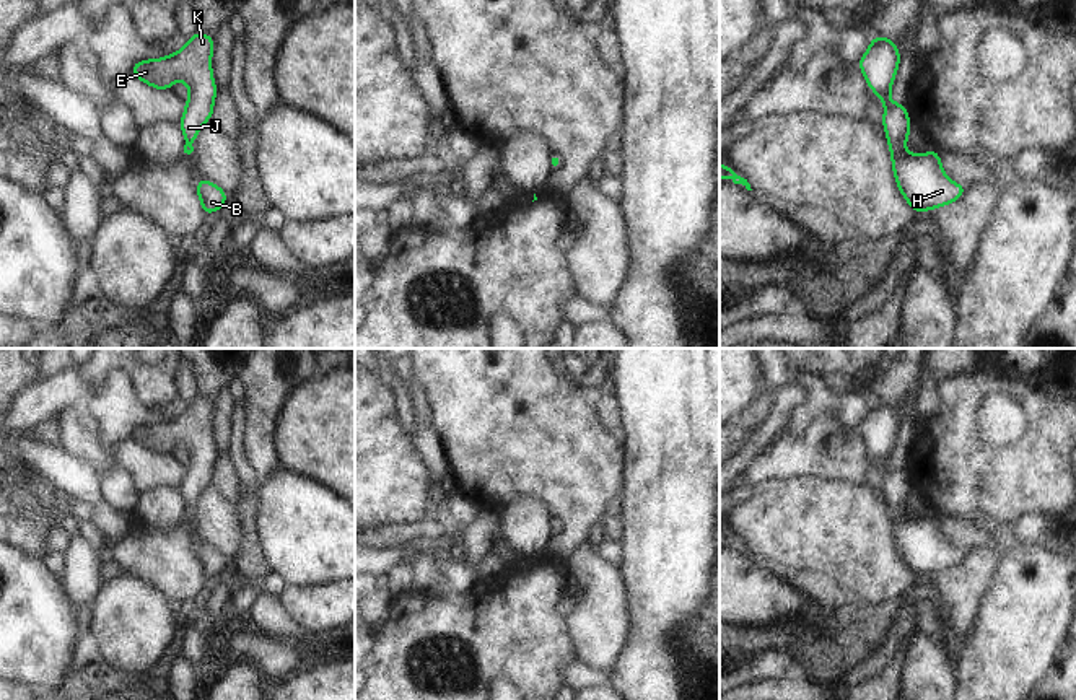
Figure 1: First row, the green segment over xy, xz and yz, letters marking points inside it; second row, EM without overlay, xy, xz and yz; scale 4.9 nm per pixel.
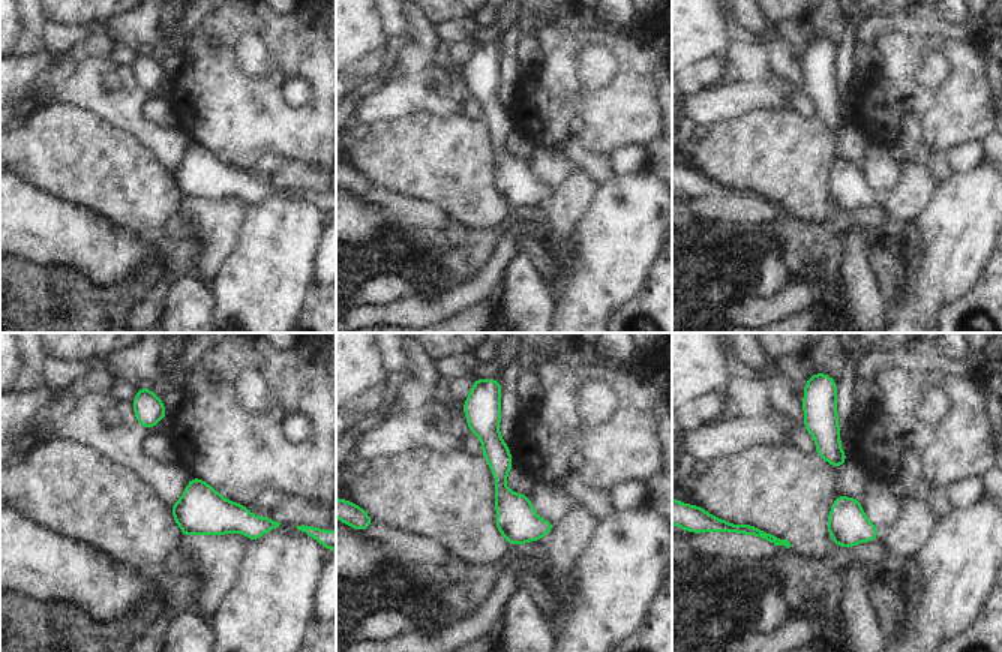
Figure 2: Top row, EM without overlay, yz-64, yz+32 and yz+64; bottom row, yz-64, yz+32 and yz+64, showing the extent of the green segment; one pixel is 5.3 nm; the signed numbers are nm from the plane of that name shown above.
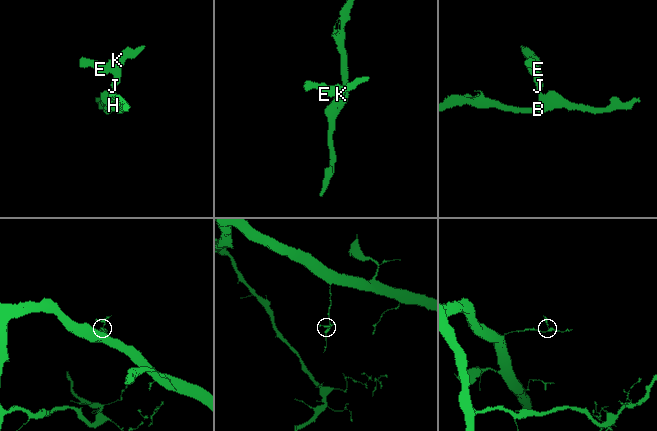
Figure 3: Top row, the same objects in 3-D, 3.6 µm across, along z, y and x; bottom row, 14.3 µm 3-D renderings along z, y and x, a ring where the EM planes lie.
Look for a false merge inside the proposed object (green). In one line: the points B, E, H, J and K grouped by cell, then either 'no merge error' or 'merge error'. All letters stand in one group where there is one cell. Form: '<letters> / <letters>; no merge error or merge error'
B E H J K; no merge error

